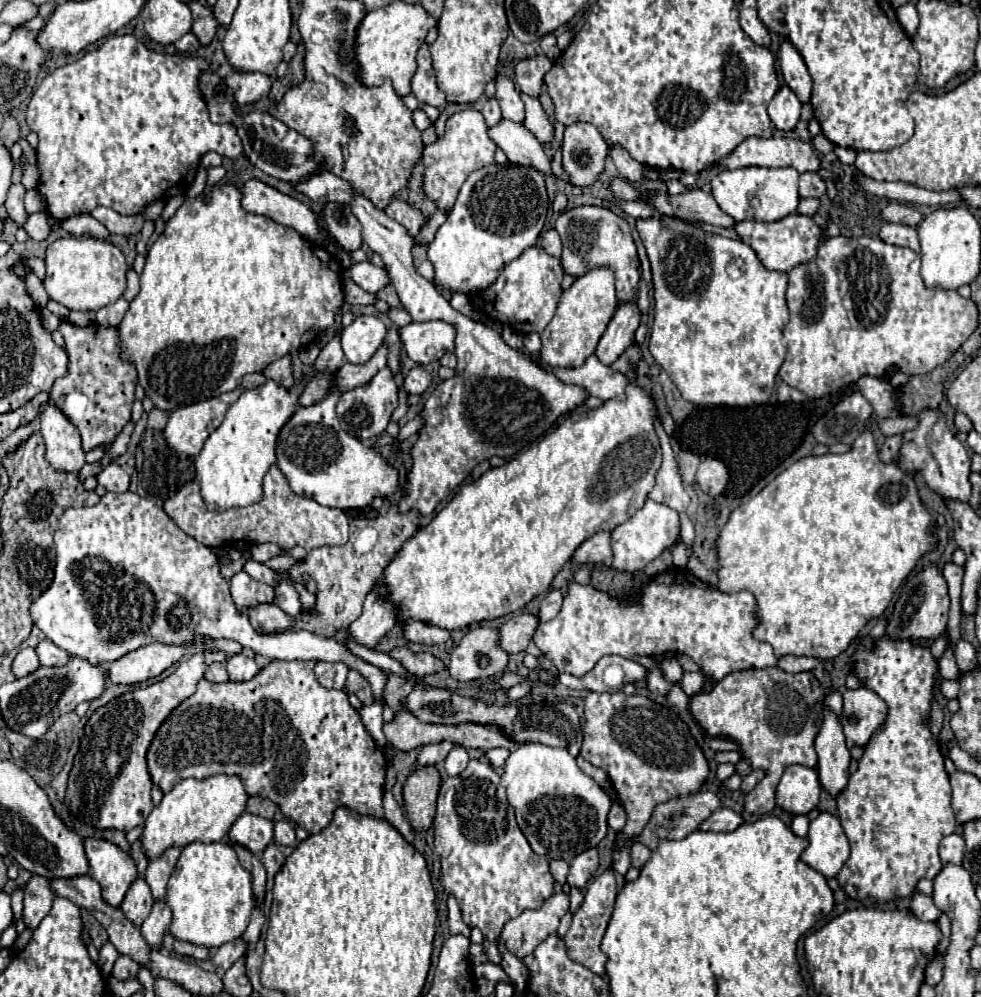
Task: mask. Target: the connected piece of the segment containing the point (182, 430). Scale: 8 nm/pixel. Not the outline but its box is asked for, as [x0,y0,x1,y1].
[165,388,243,456]

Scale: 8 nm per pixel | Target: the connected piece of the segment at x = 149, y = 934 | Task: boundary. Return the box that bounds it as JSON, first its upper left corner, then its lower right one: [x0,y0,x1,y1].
[141,900,171,950]

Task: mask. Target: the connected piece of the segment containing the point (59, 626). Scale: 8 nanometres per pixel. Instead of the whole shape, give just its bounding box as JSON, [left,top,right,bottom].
[31,492,387,746]

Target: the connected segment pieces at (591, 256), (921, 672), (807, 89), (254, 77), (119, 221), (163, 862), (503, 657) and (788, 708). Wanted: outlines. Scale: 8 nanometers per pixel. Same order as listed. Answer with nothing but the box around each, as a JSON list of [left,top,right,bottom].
[[555,206,641,302],[837,636,957,902],[779,42,811,104],[227,72,273,106],[91,208,145,236],[145,846,181,898],[449,626,509,682],[689,666,825,816]]

